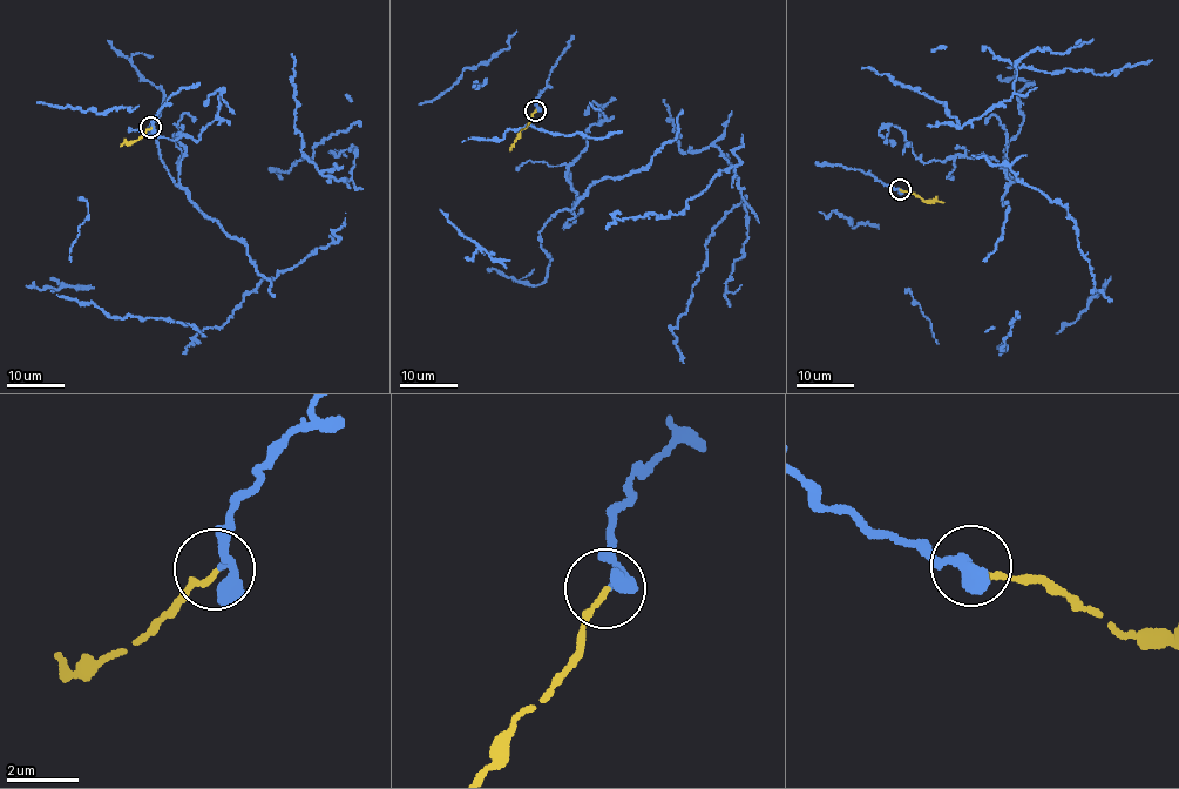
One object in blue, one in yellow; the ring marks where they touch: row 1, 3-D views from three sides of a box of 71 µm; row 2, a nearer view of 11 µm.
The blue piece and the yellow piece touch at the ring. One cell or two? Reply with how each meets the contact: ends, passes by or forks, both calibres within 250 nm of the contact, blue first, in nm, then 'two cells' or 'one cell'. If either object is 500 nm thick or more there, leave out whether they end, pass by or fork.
blue passes by; yellow ends there; 200 nm thick on the blue side, 140 nm on the other; one cell

